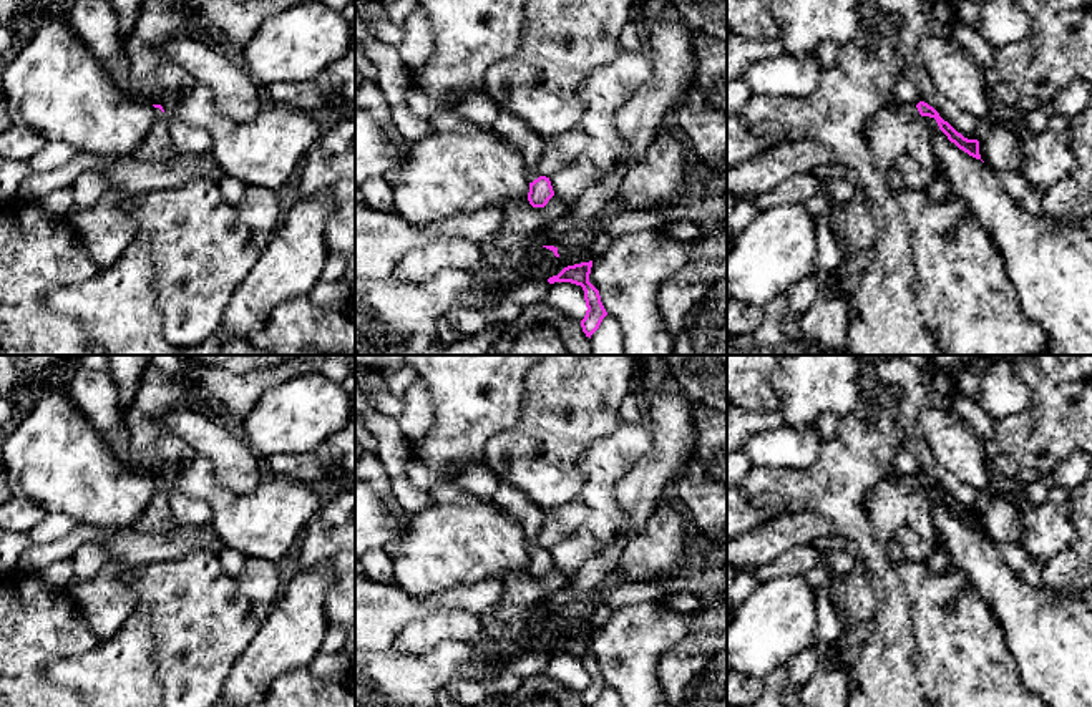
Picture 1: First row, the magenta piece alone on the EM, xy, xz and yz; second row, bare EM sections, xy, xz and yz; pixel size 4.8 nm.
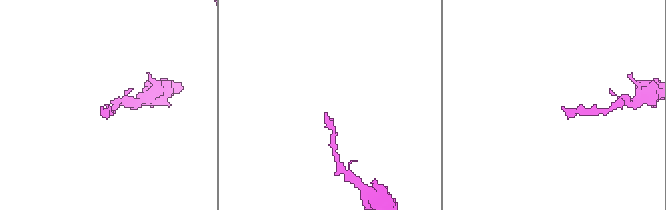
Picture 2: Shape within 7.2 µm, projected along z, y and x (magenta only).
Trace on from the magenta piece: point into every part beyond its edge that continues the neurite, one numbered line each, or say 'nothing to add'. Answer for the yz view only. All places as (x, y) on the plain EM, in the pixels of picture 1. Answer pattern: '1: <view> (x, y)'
1: yz (895, 502)

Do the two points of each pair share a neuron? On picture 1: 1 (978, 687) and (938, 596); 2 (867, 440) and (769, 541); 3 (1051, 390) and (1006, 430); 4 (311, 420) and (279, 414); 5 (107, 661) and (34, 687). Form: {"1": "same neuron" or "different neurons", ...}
{"1": "same neuron", "2": "different neurons", "3": "same neuron", "4": "same neuron", "5": "different neurons"}

